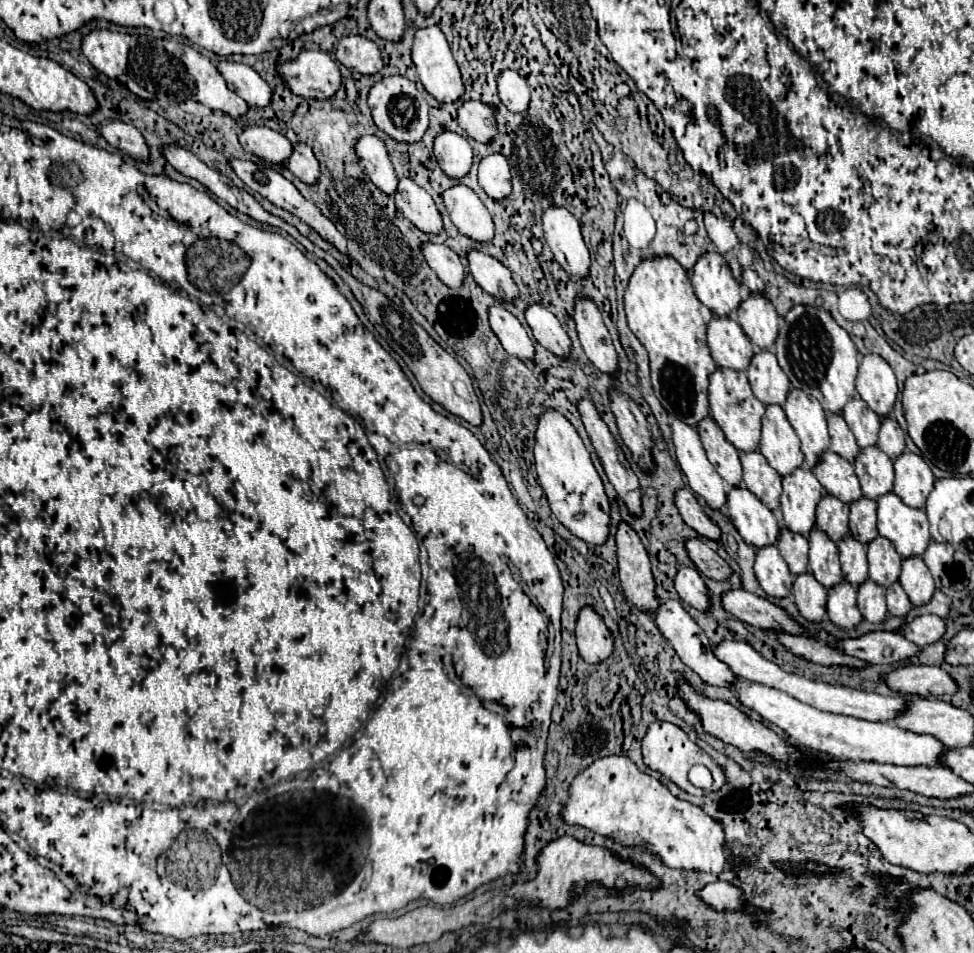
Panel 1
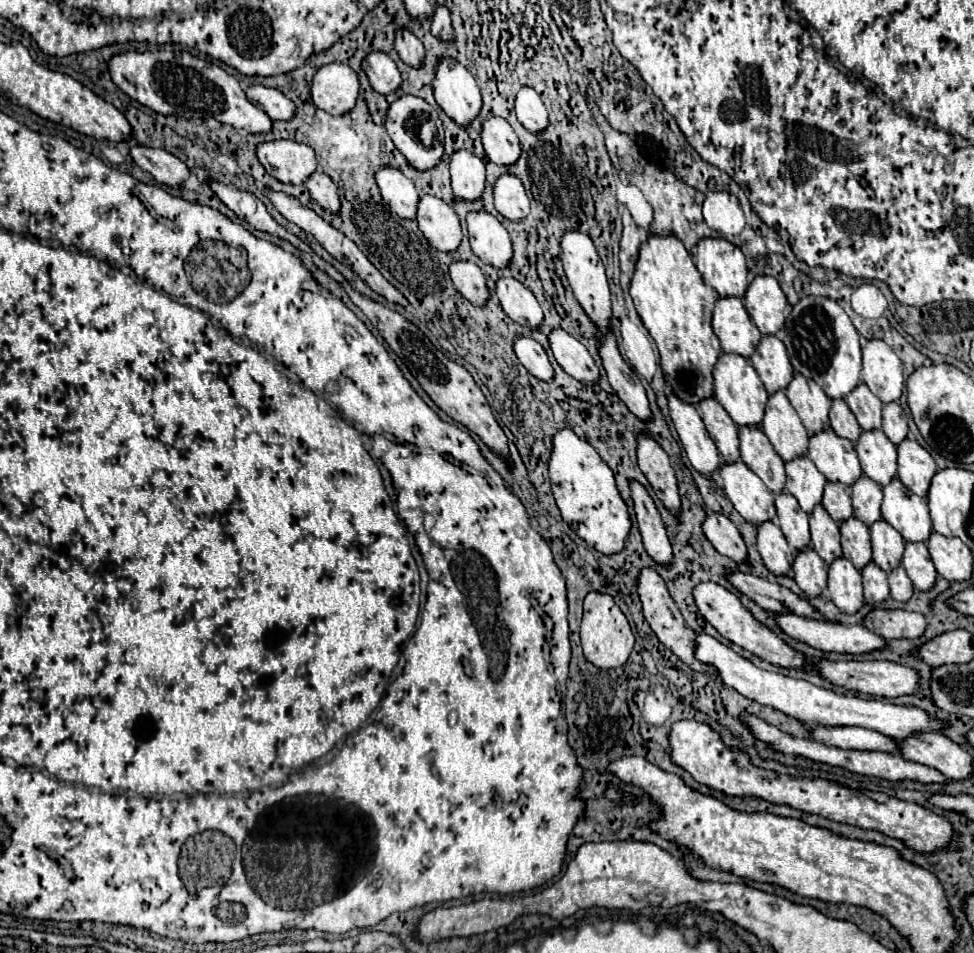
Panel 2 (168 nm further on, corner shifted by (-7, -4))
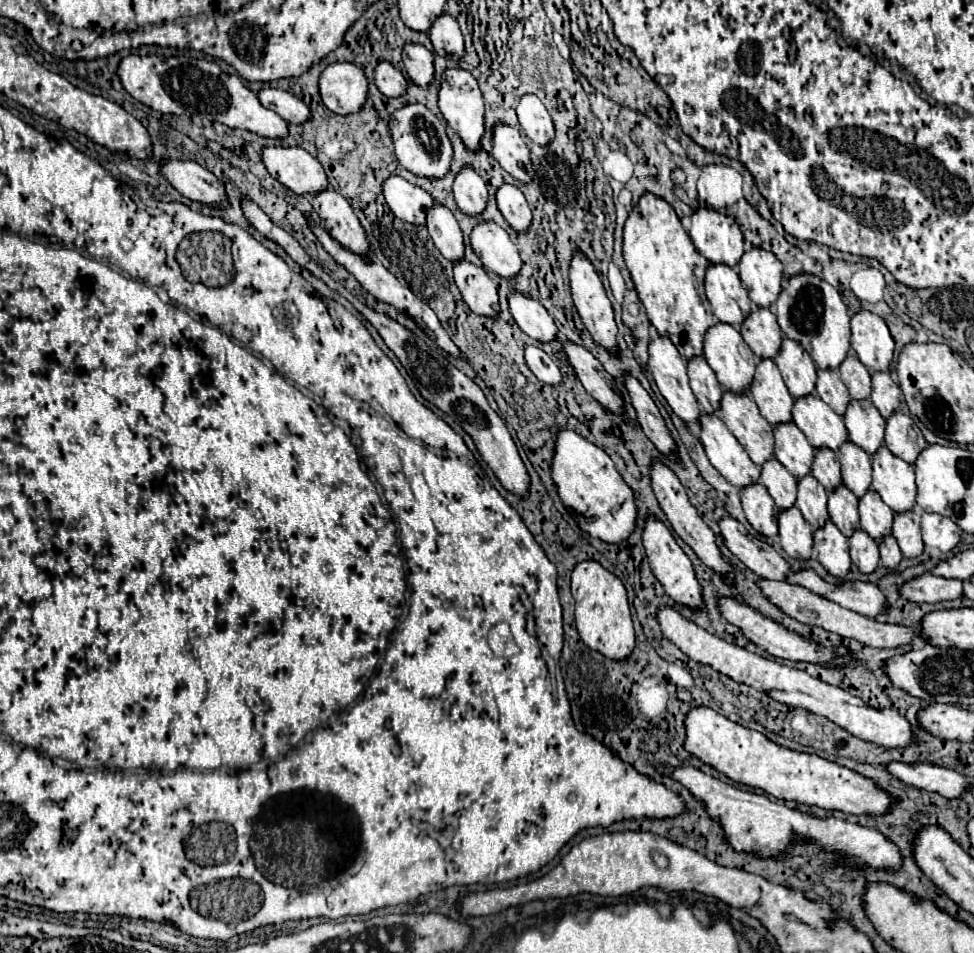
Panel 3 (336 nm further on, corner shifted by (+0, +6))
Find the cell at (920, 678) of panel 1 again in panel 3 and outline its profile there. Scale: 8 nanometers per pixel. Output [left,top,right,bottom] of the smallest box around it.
[720,598,838,666]

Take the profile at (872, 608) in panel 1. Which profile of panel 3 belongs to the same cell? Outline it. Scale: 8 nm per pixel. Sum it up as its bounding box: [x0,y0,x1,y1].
[848,528,880,574]

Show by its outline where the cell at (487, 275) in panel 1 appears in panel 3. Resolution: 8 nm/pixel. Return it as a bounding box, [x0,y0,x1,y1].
[510,292,558,342]

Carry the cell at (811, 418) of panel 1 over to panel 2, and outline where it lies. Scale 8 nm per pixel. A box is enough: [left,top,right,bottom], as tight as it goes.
[785,374,831,436]

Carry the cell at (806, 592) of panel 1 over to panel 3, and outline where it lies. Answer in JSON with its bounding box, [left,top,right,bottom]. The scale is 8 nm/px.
[778,506,812,560]

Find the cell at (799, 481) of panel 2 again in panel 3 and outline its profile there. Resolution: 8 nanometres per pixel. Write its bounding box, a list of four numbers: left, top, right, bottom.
[774,422,814,478]

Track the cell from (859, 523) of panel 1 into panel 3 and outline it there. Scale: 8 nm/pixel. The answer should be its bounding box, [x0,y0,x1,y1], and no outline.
[838,440,872,498]

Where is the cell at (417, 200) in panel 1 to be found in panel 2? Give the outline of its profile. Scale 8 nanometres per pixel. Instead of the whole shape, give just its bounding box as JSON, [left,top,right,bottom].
[417,194,461,252]

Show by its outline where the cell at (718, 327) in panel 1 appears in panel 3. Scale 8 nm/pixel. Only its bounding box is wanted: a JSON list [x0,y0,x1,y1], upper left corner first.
[706,264,752,326]

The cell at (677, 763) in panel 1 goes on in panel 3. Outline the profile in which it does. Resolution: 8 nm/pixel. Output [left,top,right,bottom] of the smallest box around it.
[684,706,892,814]

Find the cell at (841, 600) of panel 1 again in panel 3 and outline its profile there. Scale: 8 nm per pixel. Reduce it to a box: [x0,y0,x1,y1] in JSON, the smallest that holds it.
[814,520,850,578]

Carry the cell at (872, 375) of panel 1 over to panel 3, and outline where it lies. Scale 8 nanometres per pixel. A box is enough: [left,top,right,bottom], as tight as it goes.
[850,310,894,372]

